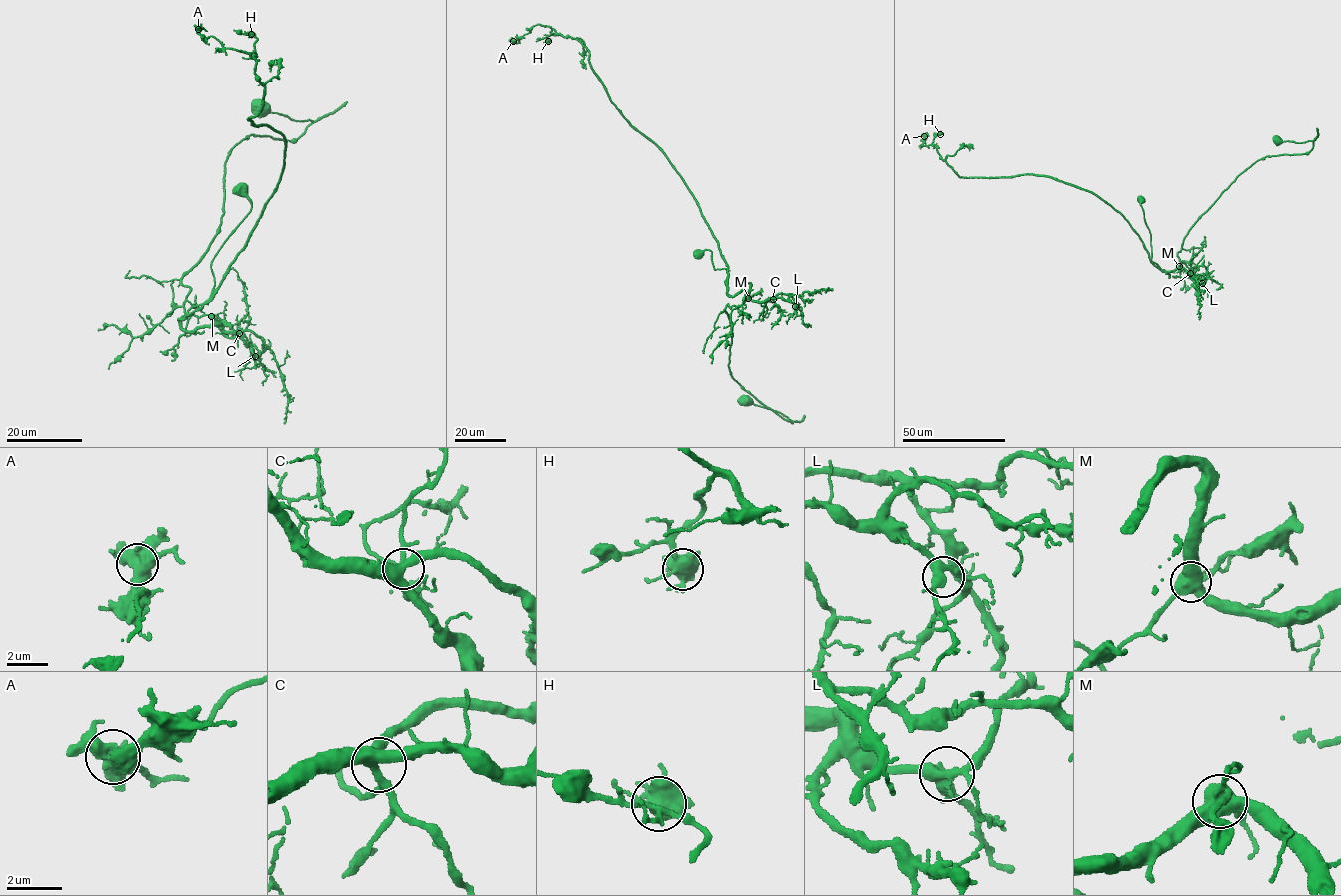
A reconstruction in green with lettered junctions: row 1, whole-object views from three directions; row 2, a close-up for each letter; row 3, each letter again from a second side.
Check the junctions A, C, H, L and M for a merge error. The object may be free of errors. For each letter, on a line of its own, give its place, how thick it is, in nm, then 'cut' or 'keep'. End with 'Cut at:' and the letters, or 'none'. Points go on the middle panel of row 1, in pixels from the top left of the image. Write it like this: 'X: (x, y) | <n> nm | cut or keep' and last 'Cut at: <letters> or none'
A: (513, 41) | 600 nm | keep
C: (773, 299) | 400 nm | keep
H: (548, 41) | 550 nm | keep
L: (795, 306) | 400 nm | keep
M: (748, 298) | 650 nm | cut
Cut at: M

